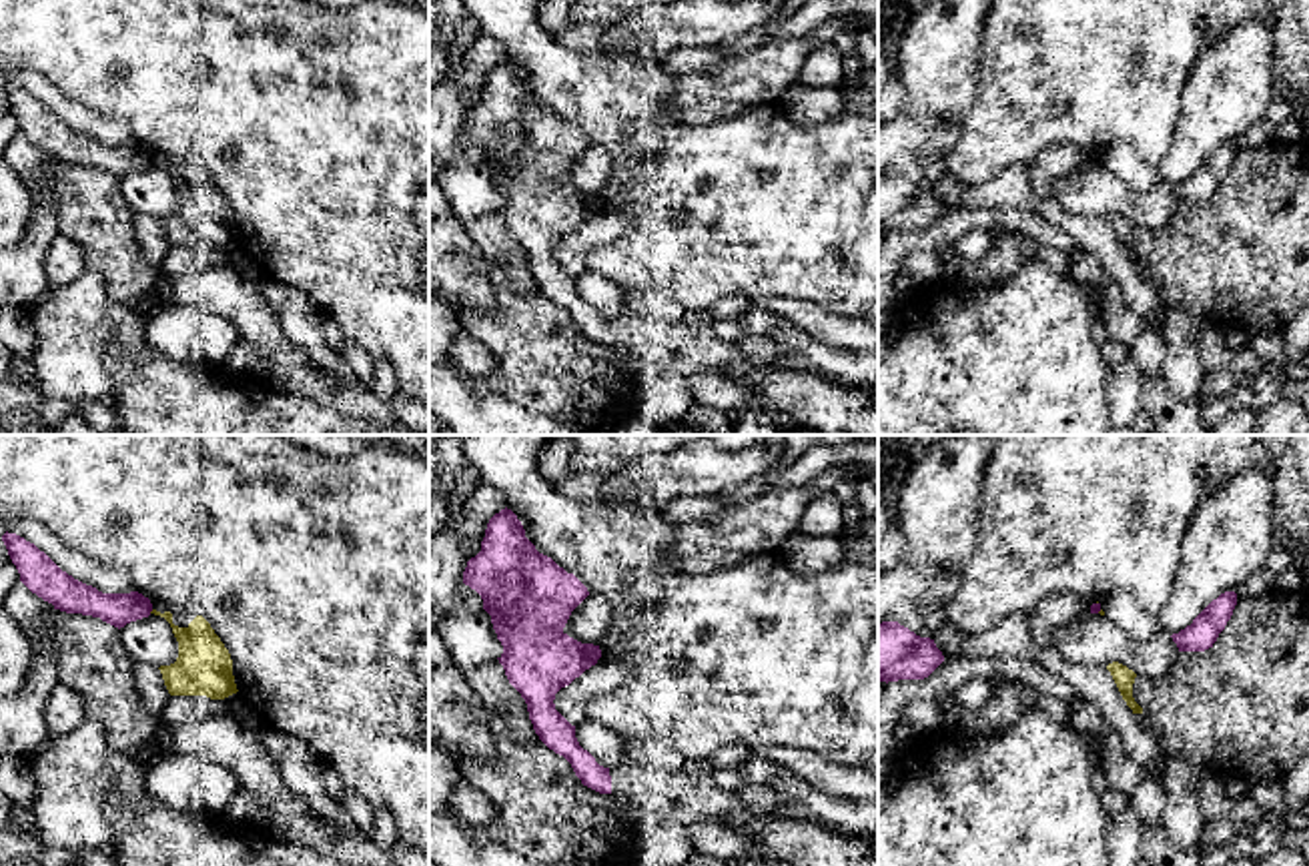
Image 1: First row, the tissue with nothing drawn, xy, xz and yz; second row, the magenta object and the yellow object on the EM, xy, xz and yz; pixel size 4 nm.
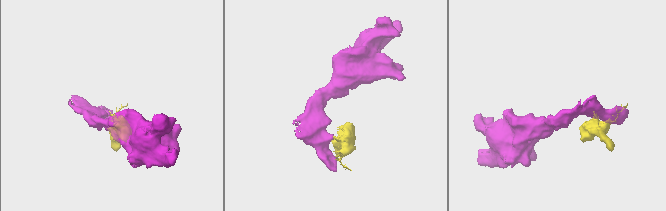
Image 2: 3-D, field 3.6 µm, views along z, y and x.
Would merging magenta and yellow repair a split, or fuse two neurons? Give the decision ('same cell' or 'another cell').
another cell

